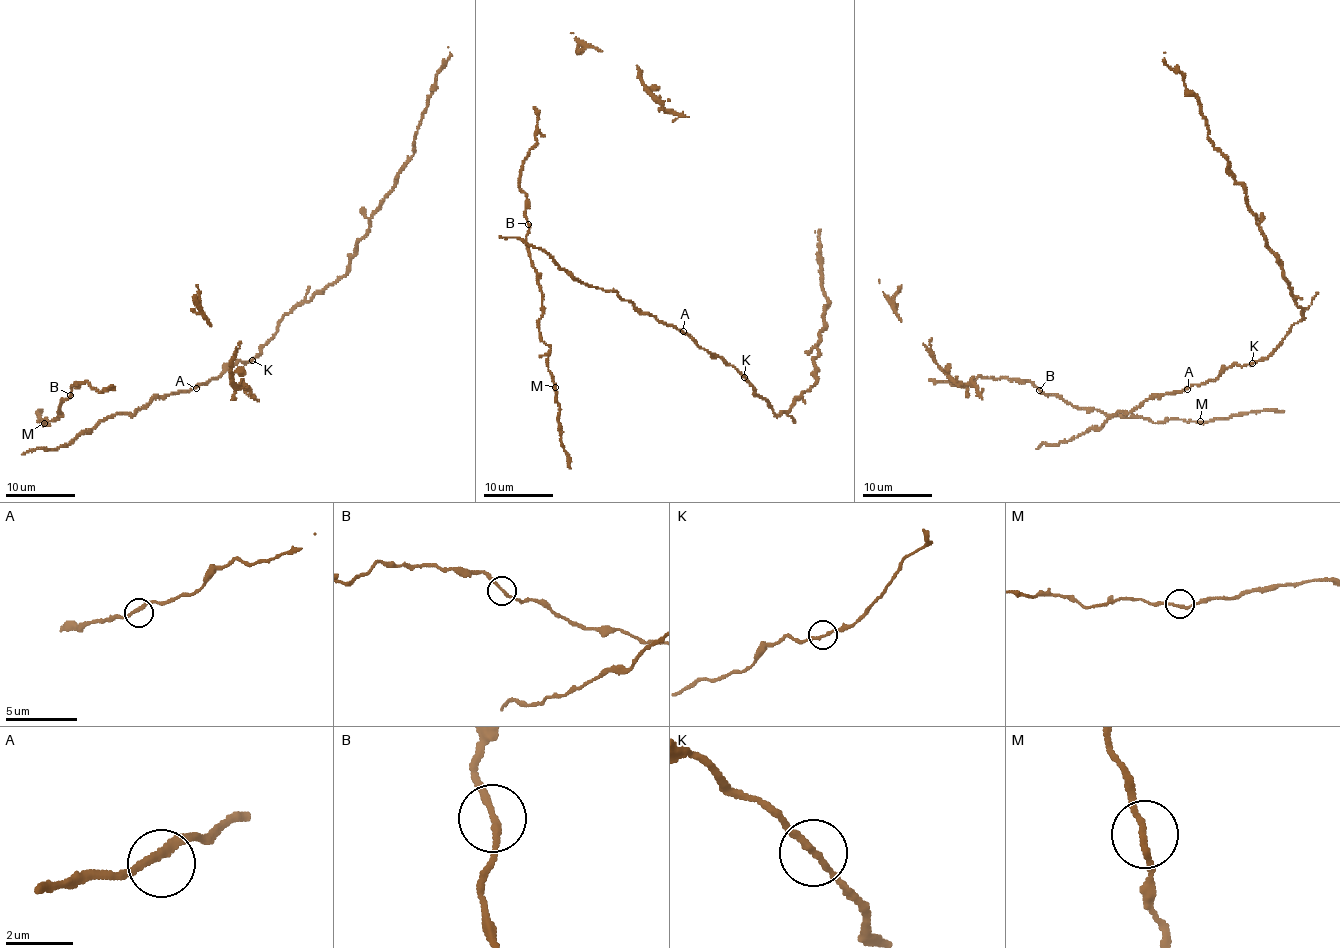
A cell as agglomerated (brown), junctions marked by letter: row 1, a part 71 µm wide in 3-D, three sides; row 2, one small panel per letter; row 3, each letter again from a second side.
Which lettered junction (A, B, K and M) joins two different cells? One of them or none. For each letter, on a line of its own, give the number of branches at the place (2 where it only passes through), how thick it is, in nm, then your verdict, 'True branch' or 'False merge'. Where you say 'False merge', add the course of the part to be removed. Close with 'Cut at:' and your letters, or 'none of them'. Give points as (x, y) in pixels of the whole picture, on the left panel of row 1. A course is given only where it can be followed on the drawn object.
A: Branches: 2. Thickness 200 nm. True branch
B: Branches: 2. Thickness 200 nm. True branch
K: Branches: 2. Thickness 200 nm. False merge. Course of the part to remove: (252, 359), (285, 313), (346, 273), (372, 213), (414, 154), (415, 131), (437, 73), (449, 57), (448, 47)
M: Branches: 2. Thickness 180 nm. True branch
Cut at: K

